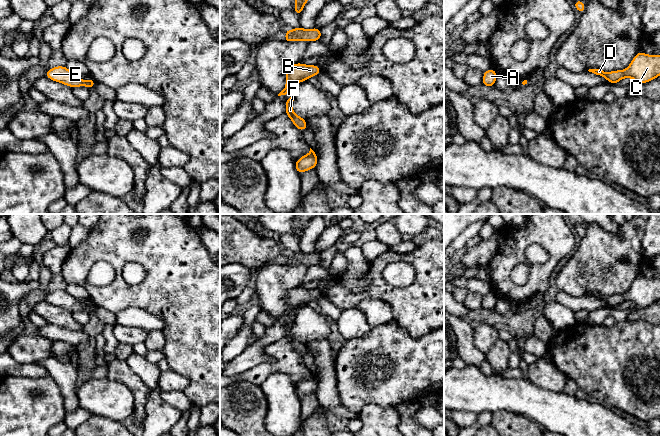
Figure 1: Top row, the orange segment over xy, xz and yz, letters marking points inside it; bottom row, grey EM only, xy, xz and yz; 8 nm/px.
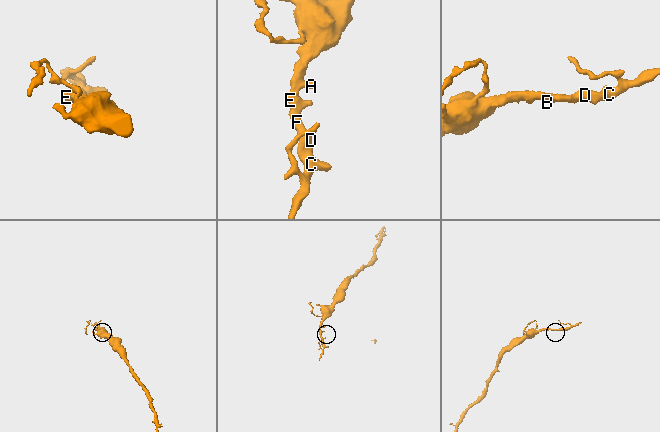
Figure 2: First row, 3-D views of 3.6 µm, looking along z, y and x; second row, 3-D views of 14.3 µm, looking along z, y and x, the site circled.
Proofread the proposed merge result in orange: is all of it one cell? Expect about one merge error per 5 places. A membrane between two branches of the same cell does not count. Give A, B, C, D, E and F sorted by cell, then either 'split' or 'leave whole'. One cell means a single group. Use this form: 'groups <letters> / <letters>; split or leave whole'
groups A B C D E F; leave whole

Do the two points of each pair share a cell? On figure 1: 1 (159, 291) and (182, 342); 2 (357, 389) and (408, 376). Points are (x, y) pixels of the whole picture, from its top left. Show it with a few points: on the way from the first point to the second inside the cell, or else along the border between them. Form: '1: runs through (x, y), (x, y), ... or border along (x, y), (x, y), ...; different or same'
1: runs through (172, 304), (182, 314), (182, 329); same
2: runs through (370, 384), (384, 383), (395, 376); same

